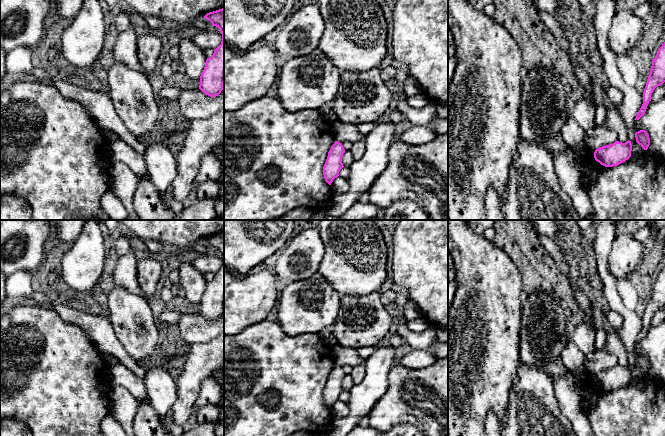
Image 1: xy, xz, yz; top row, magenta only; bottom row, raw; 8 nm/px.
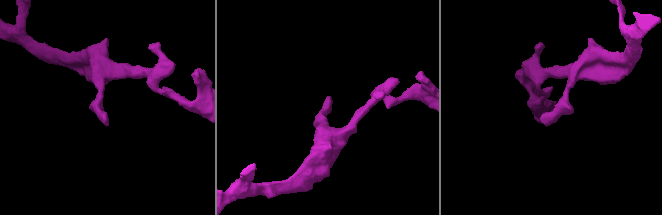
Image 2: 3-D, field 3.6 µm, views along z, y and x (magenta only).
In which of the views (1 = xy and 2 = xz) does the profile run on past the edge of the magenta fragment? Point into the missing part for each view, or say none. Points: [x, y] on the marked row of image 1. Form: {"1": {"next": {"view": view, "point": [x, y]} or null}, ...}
{"1": {"next": null}, "2": {"next": null}}

